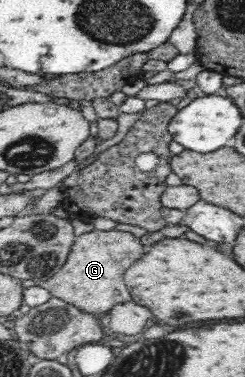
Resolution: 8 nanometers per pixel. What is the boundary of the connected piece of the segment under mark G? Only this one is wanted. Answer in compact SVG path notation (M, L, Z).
M93 230L81 236L77 236L71 246L68 258L63 267L50 278L39 281L51 297L61 299L81 312L98 315L109 313L117 303L131 301L131 295L127 291L127 285L123 281L125 271L141 259L145 253L145 247L135 235L125 231L100 231Z

